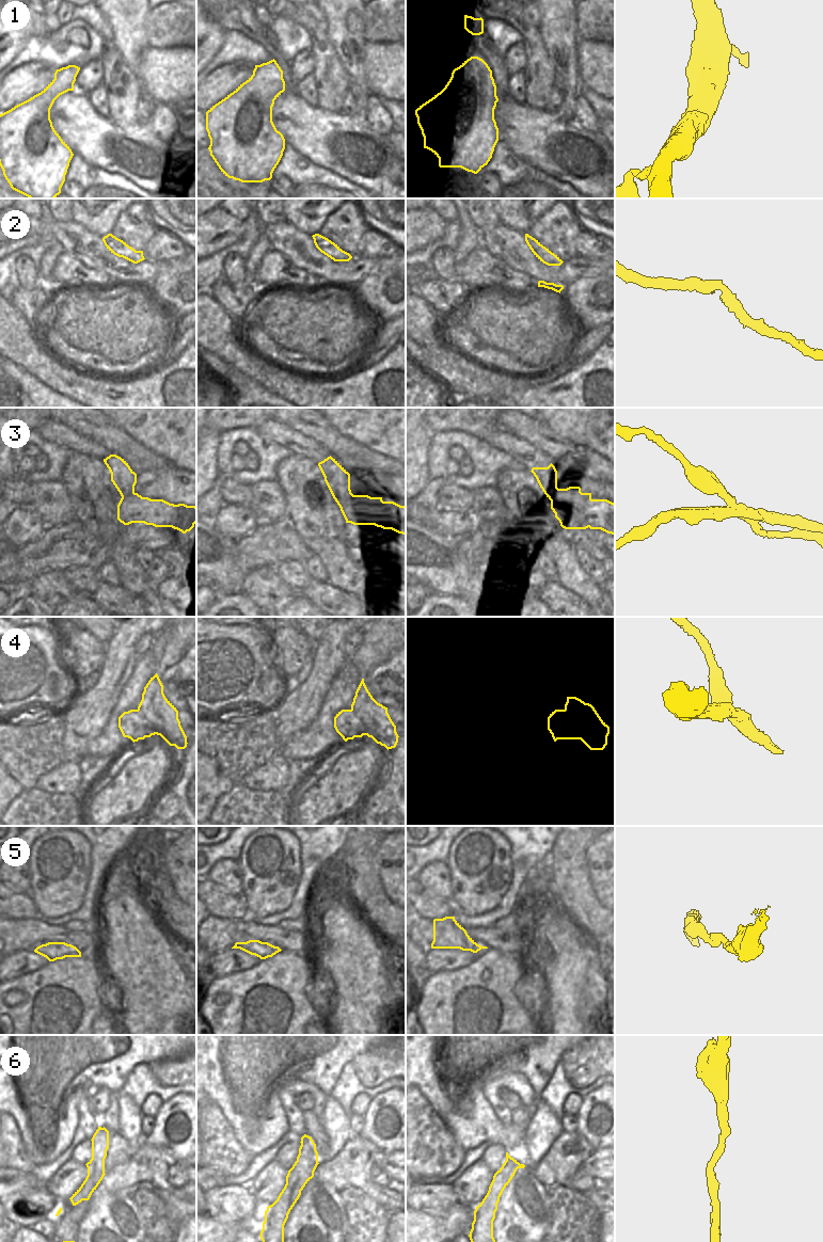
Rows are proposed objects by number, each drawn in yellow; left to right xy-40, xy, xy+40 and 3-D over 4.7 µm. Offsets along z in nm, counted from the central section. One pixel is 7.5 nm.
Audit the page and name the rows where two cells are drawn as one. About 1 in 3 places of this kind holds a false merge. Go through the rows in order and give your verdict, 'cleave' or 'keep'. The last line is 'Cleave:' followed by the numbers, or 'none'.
1: keep
2: keep
3: cleave
4: cleave
5: keep
6: keep
Cleave: 3, 4

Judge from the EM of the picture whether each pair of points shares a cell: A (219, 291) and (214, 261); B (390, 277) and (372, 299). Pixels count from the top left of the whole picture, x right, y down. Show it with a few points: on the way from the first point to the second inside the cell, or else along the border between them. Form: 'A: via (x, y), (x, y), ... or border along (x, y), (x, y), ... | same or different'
A: border along (223, 277), (208, 290) | different
B: via (388, 283), (377, 293) | same

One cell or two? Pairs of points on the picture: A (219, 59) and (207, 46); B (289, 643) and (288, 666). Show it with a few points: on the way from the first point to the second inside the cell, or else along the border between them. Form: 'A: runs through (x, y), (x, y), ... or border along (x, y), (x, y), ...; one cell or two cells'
A: border along (224, 31), (223, 44), (207, 65); two cells
B: runs through (289, 649), (288, 661); one cell

